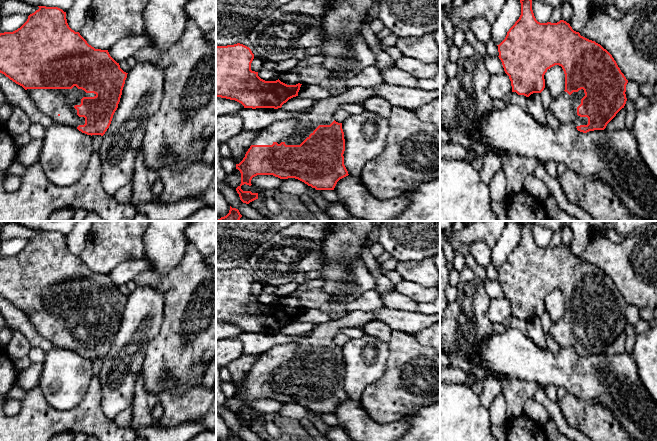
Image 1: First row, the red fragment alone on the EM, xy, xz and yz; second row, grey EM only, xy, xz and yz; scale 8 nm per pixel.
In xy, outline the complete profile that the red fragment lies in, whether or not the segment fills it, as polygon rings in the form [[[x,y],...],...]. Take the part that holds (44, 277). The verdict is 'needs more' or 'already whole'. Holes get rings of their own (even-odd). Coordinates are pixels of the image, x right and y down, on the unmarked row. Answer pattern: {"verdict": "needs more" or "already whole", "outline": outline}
{"verdict": "needs more", "outline": [[[38,231],[20,252],[0,257],[0,297],[22,310],[38,333],[54,347],[71,350],[87,359],[103,360],[118,332],[128,297],[120,292],[108,274],[95,273],[79,256],[72,254],[62,233]]]}

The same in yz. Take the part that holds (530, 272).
{"verdict": "needs more", "outline": [[[520,223],[521,239],[509,253],[505,263],[499,268],[499,283],[505,297],[509,300],[512,316],[529,321],[533,317],[541,317],[545,312],[544,299],[555,289],[562,291],[565,298],[565,314],[551,326],[551,336],[560,348],[572,348],[578,355],[587,357],[594,354],[604,354],[607,348],[624,332],[626,309],[628,304],[621,296],[612,279],[595,265],[589,264],[572,253],[569,247],[560,244],[557,247],[540,247],[532,234],[532,223]]]}

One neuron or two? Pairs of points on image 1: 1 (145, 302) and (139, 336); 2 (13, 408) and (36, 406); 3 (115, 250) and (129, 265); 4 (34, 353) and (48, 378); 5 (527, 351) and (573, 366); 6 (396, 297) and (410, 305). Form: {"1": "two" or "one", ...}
{"1": "one", "2": "two", "3": "two", "4": "two", "5": "one", "6": "one"}

